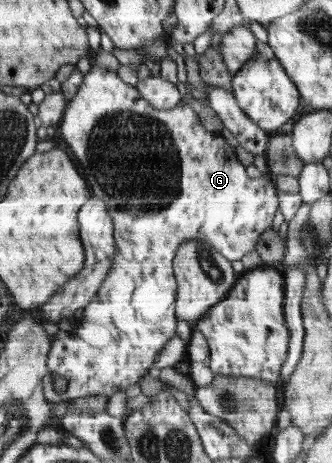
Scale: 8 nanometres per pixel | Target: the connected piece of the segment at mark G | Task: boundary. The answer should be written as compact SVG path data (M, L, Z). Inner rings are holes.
M92 66L84 75L84 82L81 84L77 95L73 97L73 101L66 105L65 113L62 121L59 123L60 135L66 142L68 147L78 159L83 168L83 175L87 177L93 197L107 201L106 205L110 210L111 218L114 222L114 237L116 242L115 260L113 266L101 285L99 292L92 298L91 303L82 310L81 324L75 327L71 333L59 330L53 335L53 342L49 355L47 355L47 369L49 373L43 379L43 389L47 400L53 403L61 403L61 401L71 401L77 398L87 396L107 396L111 397L117 393L117 390L126 390L127 387L138 383L139 379L147 372L154 372L153 361L161 349L167 345L167 341L177 335L178 331L178 316L176 313L176 299L178 294L178 282L174 275L174 259L178 248L182 243L193 239L201 239L210 245L213 245L225 258L229 261L239 261L245 255L255 250L255 245L259 243L261 234L266 233L266 229L270 228L275 213L279 207L279 189L276 187L274 177L270 175L261 175L258 178L251 178L247 175L247 169L241 165L241 161L237 159L235 148L227 143L227 139L219 135L217 132L209 132L195 109L191 107L191 101L184 100L177 107L168 110L157 109L147 101L147 98L141 96L141 92L137 86L128 84L123 81L115 70L107 70L98 66ZM55 375L66 379L66 390L61 393L55 389Z

